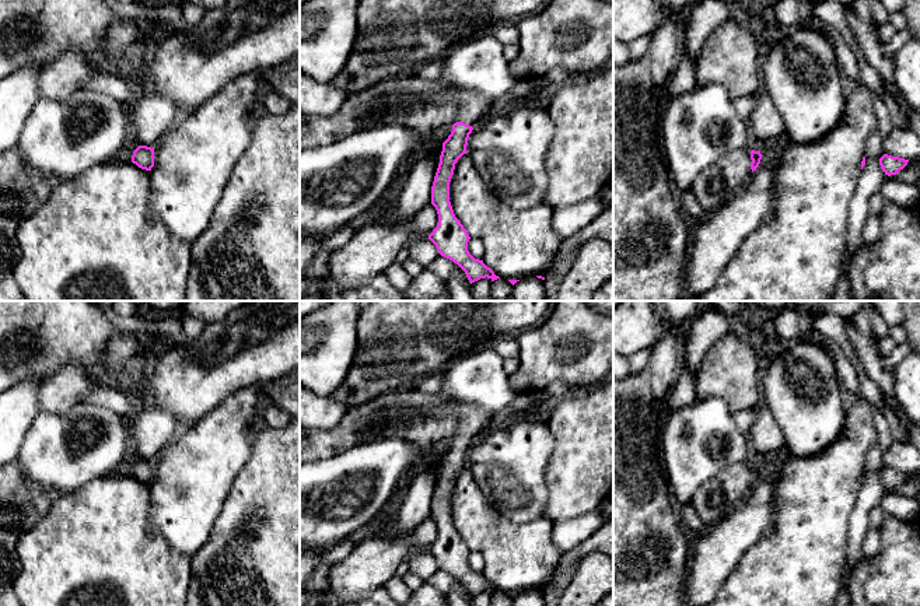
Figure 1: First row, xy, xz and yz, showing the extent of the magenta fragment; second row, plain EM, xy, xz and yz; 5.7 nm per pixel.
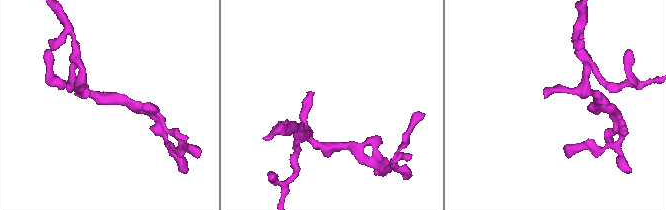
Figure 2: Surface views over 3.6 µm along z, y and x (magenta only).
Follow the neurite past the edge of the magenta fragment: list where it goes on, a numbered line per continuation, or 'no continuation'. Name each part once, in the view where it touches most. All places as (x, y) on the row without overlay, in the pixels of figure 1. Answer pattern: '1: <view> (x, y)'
1: yz (727, 490)

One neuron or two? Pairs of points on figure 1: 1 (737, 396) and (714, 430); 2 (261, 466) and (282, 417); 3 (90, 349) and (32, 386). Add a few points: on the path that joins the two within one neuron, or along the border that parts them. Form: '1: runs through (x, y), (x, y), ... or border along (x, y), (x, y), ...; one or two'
1: border along (696, 399), (721, 398), (733, 413); two
2: border along (269, 426), (284, 427); two
3: border along (42, 379), (25, 377), (14, 386); two

